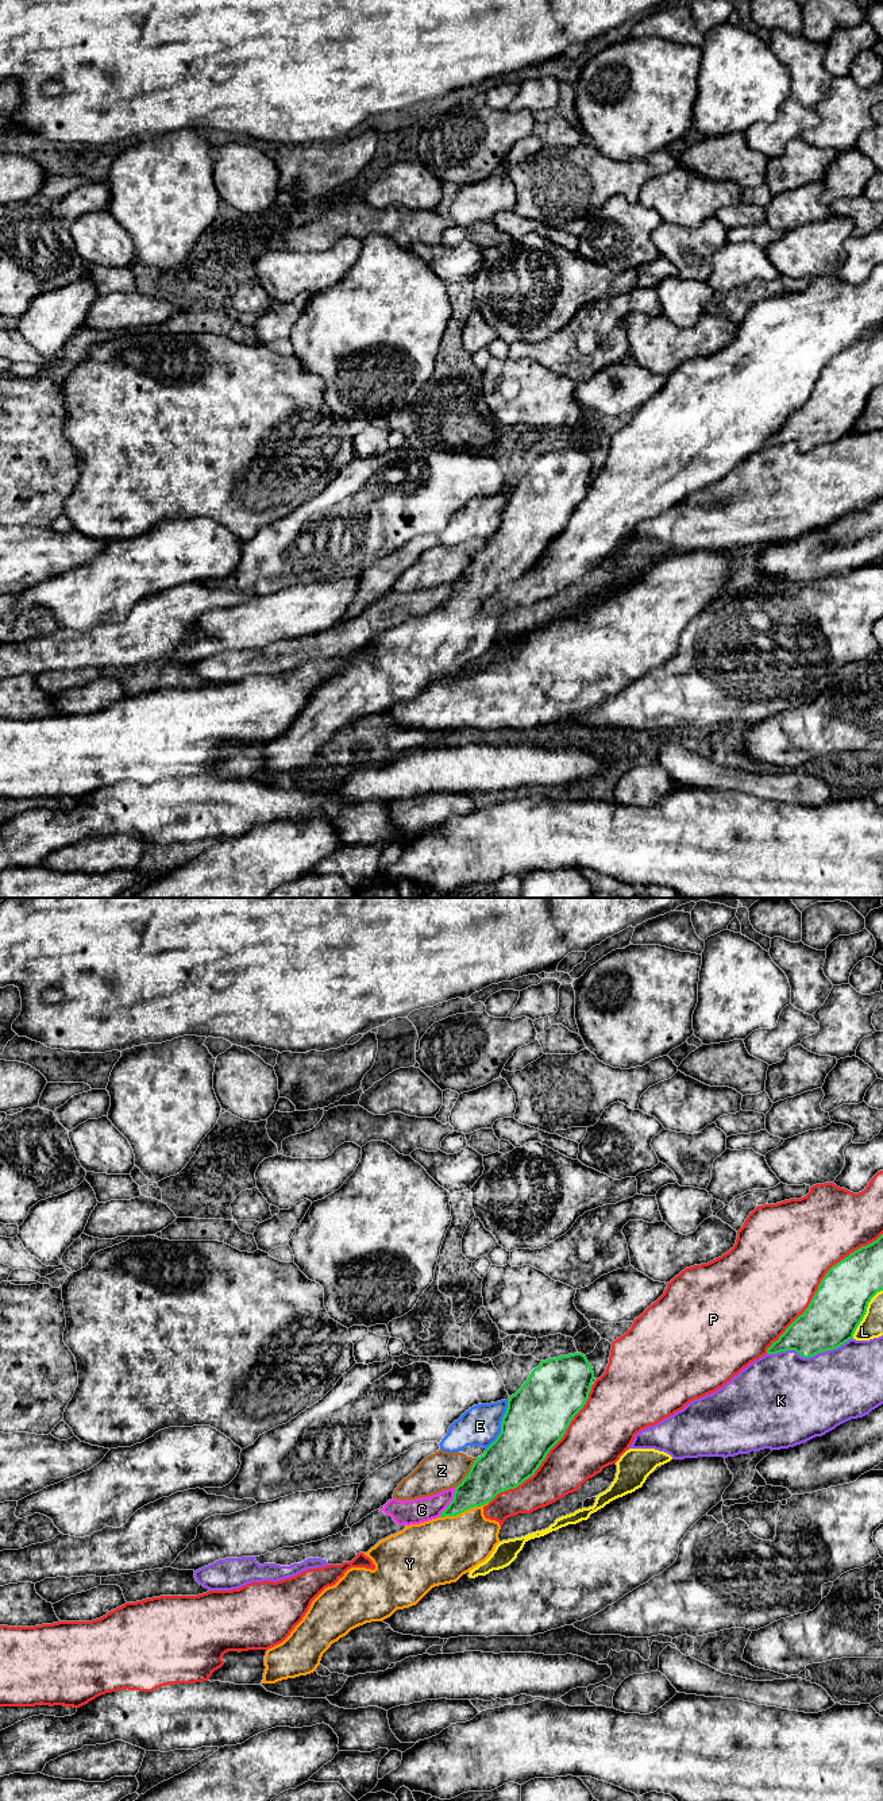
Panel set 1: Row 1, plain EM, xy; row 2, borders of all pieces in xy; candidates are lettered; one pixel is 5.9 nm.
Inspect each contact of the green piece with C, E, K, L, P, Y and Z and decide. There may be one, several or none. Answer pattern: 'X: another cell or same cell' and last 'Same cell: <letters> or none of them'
C: another cell
E: another cell
K: another cell
L: another cell
P: another cell
Y: same cell
Z: another cell
Same cell: Y

